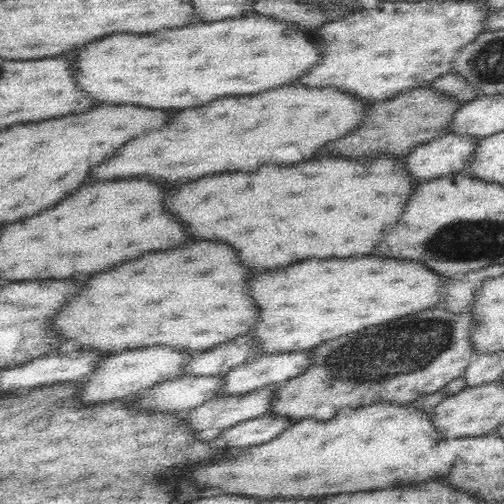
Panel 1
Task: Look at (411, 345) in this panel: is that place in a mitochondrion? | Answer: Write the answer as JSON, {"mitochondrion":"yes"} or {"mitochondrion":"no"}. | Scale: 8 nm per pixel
{"mitochondrion":"yes"}

